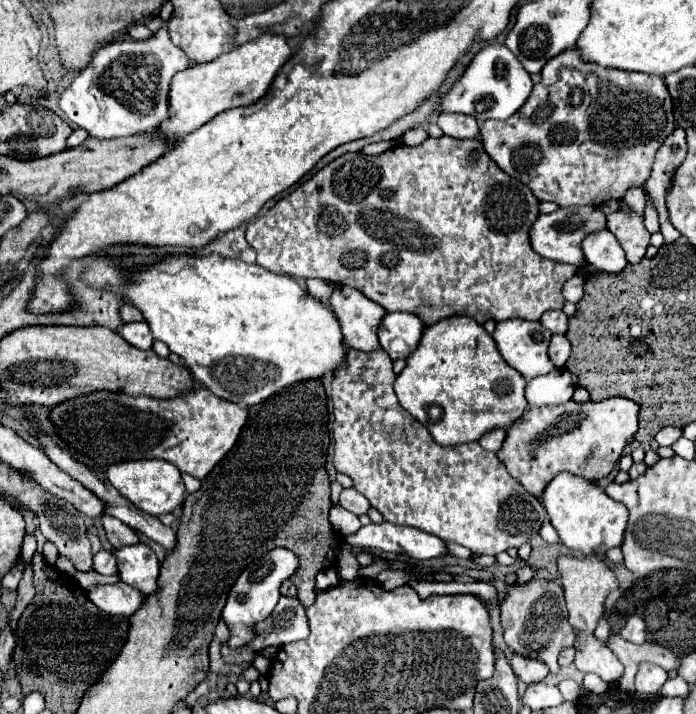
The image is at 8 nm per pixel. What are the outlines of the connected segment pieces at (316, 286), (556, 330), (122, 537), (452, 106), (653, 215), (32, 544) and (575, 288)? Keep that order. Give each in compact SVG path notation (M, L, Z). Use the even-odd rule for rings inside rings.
M307 280L307 290L309 290L309 294L315 298L315 300L319 300L321 304L327 304L329 302L329 298L331 298L331 294L333 294L333 284L329 284L329 282L323 282L323 280Z
M549 310L545 316L541 316L541 324L551 330L553 334L565 334L567 332L567 316L561 310Z
M103 516L103 528L105 528L105 532L107 532L107 540L111 542L111 546L113 546L115 550L139 542L135 530L129 528L127 524L121 524L121 520L117 520L117 518Z
M489 44L473 58L463 78L455 84L455 88L439 104L439 112L467 114L467 116L475 116L479 122L507 120L525 104L525 100L531 94L531 88L533 88L531 76L521 66L521 62L505 46Z
M647 198L647 206L645 206L645 228L649 232L657 232L659 230L659 212L653 204L651 198Z
M34 534L27 535L24 537L22 550L21 550L24 568L27 567L27 564L32 563L33 556L36 552L36 547L37 547L37 542Z
M573 276L571 280L567 280L565 286L563 286L563 296L565 296L565 300L577 304L577 302L581 300L581 296L583 296L583 282L585 282L583 276Z

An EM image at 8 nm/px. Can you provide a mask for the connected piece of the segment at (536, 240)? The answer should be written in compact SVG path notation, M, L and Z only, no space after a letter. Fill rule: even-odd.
M569 206L569 208L561 208L553 214L545 214L539 216L531 230L529 230L529 242L531 248L553 262L565 262L565 264L573 264L573 266L583 266L585 260L581 258L581 240L583 236L603 230L605 228L605 214L599 208L591 208L591 206Z

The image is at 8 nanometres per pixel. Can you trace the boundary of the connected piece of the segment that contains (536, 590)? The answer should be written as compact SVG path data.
M533 580L521 586L513 586L509 590L509 596L501 602L501 622L505 628L503 636L507 646L521 656L545 662L551 672L555 668L559 672L559 652L577 642L577 630L569 624L567 618L563 588L553 580Z

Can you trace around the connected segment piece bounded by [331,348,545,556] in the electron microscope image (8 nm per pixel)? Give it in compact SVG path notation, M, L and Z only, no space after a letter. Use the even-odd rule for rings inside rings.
M385 350L347 352L347 368L335 370L333 376L333 438L335 456L333 466L337 472L347 474L353 480L353 488L361 492L381 516L399 526L419 528L435 534L445 542L455 542L469 548L475 554L499 554L507 548L519 548L529 540L533 532L545 522L545 508L541 502L527 494L521 484L509 476L507 468L493 452L483 450L477 442L457 444L457 448L445 448L437 444L425 426L421 426L403 406L393 392L395 372L393 360Z

